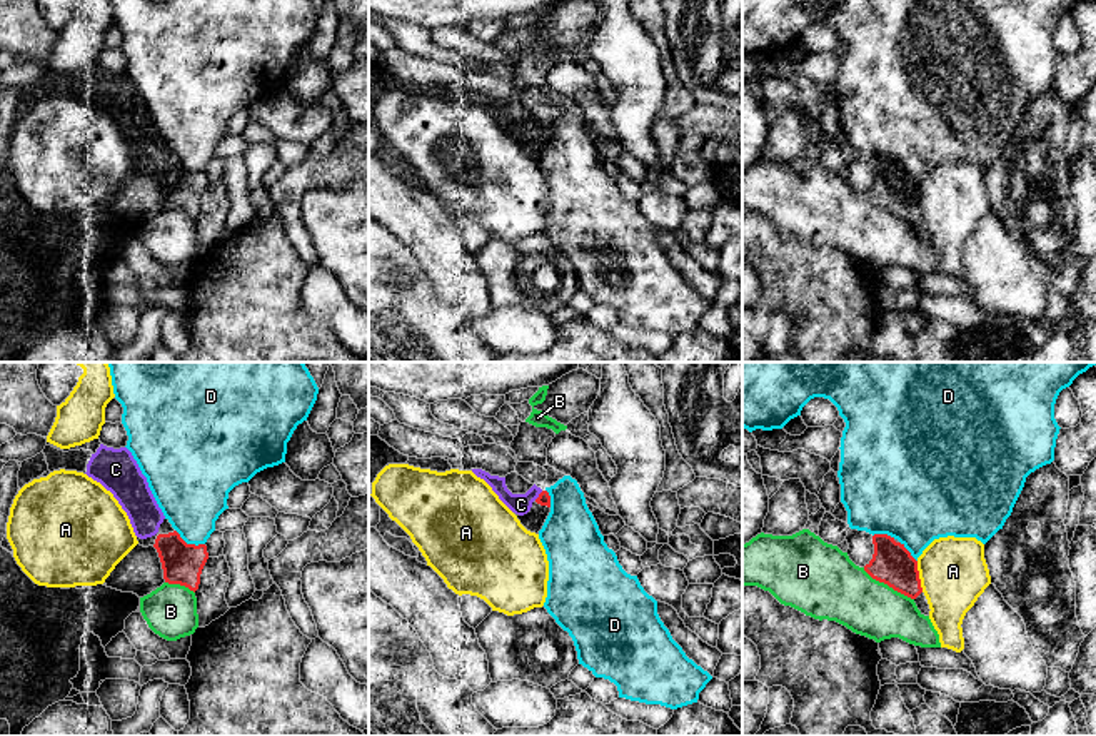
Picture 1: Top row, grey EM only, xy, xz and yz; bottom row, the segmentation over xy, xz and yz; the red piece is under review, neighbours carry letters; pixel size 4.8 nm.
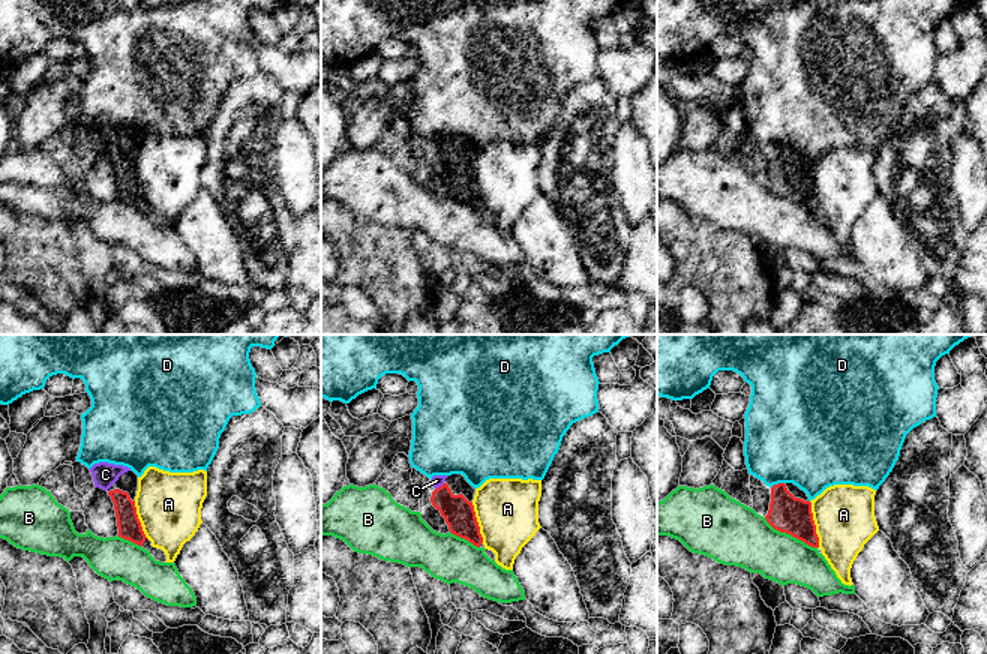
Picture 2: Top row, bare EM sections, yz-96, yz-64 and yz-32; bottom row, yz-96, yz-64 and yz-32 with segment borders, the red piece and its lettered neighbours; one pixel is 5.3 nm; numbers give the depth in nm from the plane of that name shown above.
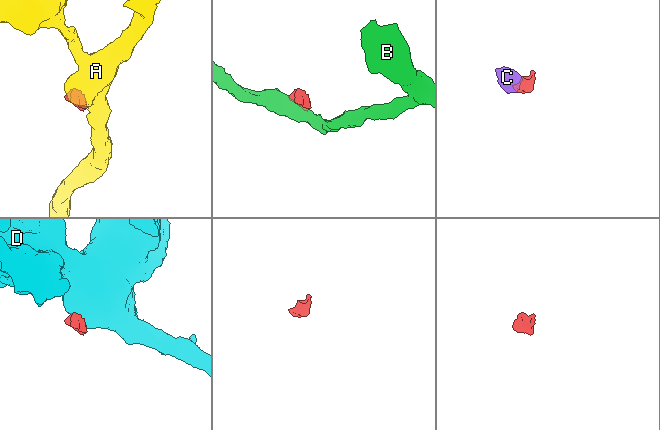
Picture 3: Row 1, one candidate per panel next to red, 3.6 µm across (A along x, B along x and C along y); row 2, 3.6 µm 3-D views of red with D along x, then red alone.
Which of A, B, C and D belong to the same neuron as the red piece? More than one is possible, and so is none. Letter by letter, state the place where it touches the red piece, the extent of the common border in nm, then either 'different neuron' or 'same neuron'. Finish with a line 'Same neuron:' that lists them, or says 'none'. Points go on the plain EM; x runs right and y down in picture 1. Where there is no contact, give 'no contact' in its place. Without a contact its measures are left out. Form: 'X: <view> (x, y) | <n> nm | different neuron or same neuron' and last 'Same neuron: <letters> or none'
A: yz (918, 202) | 160 nm | different neuron
B: yz (888, 211) | 300 nm | different neuron
C: xz (539, 122) | 60 nm | same neuron
D: xy (189, 171) | 160 nm | different neuron
Same neuron: C

